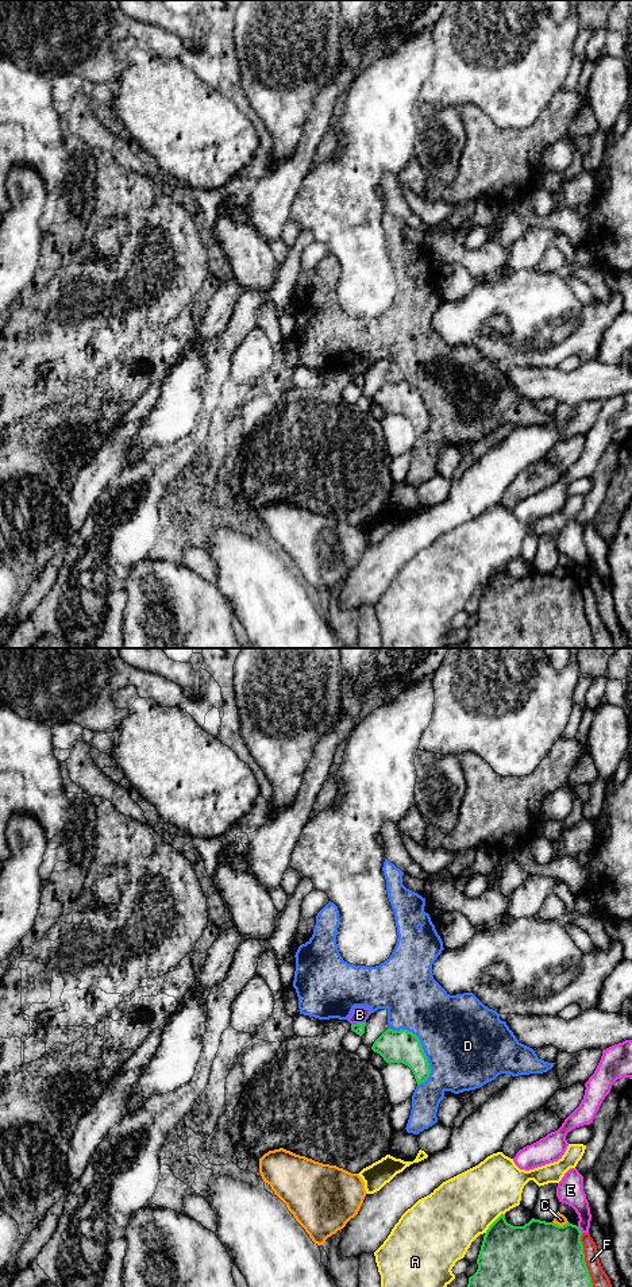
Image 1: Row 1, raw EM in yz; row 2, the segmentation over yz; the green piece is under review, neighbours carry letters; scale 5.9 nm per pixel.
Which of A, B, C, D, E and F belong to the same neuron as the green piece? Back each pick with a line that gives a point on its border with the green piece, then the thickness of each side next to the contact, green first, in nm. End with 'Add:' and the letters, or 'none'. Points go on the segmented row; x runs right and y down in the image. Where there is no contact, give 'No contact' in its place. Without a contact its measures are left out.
Add: none

